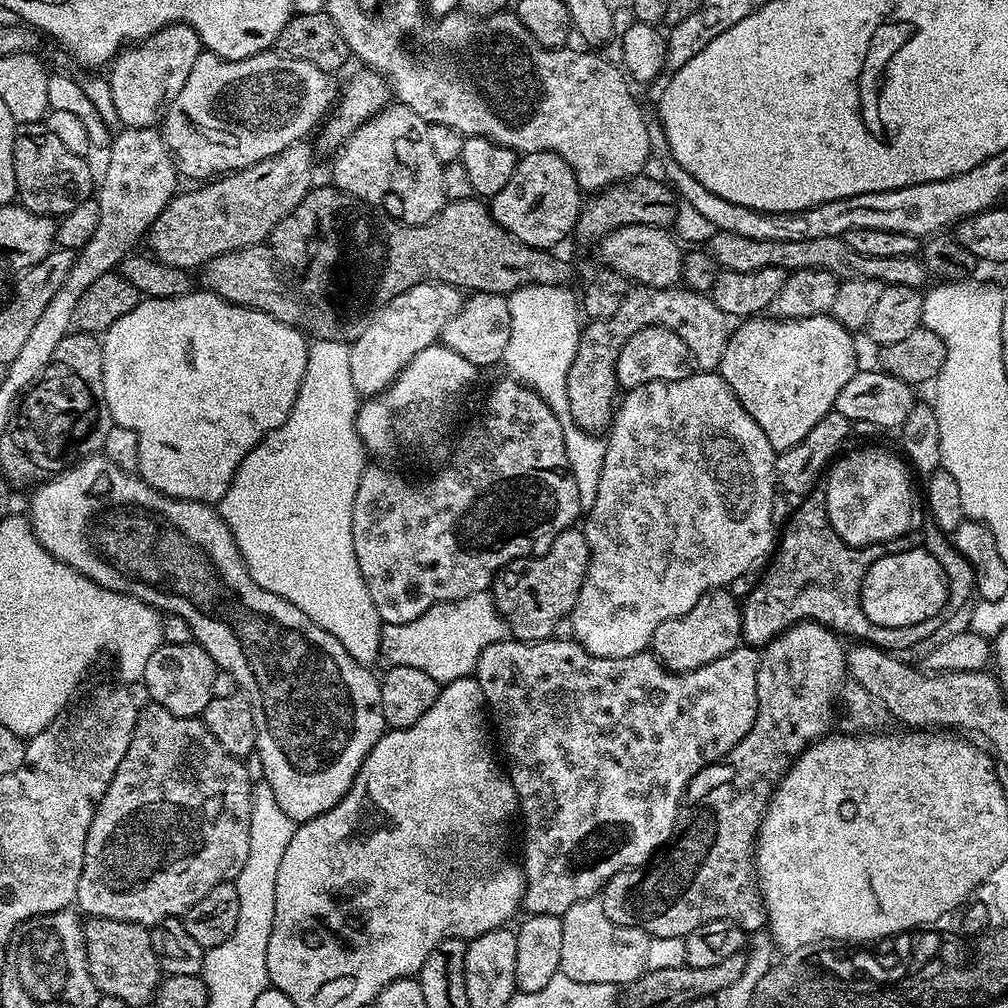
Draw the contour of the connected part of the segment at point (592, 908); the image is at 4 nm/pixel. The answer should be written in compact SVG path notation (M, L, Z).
M599 899L574 902L560 917L562 922L562 962L560 972L574 982L627 986L649 971L646 960L649 935L640 928L615 924L606 918Z

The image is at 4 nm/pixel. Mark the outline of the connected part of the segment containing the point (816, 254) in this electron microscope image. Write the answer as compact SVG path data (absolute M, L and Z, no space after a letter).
M716 231L706 243L707 251L712 253L721 269L730 272L753 272L766 268L782 268L789 274L801 270L827 268L839 273L844 256L840 253L841 241L836 238L806 238L800 242L766 242L763 238L744 238L742 234Z

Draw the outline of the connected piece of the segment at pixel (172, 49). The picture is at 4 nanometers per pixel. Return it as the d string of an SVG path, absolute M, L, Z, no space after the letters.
M181 22L167 24L152 36L147 36L146 39L117 52L110 64L112 73L108 76L108 92L112 95L112 108L116 111L117 118L121 120L119 123L126 128L153 127L161 119L161 109L171 104L176 99L178 90L186 86L186 78L190 78L190 70L194 70L194 62L198 62L201 51L202 45L198 34L189 24Z

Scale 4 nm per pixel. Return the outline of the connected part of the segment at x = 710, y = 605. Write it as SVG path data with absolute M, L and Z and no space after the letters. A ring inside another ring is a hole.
M727 587L713 588L685 616L662 622L662 626L654 630L650 648L661 664L672 672L689 672L741 647L744 635L742 604L728 591Z

